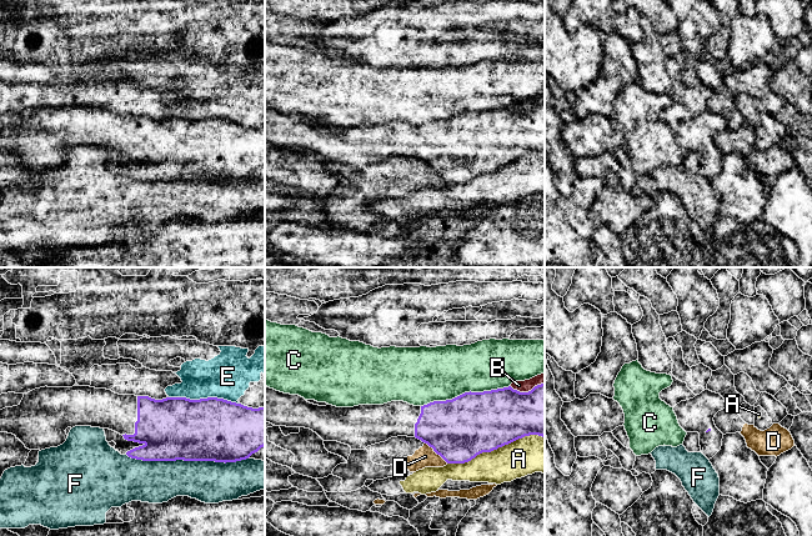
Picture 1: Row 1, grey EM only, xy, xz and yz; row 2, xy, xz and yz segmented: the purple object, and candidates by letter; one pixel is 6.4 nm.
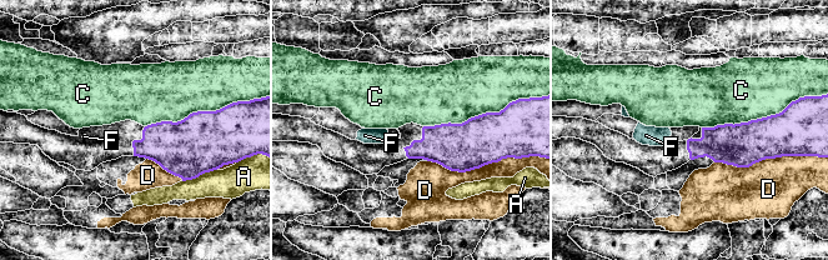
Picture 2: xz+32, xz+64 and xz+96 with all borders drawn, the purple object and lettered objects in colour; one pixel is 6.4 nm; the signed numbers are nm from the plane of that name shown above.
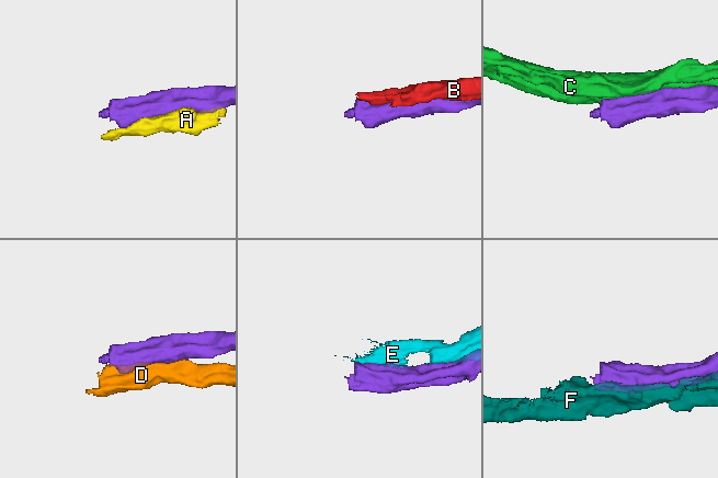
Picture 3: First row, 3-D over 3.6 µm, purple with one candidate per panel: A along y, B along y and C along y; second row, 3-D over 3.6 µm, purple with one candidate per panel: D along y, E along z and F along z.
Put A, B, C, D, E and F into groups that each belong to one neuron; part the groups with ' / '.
A / B / C / D / E / F

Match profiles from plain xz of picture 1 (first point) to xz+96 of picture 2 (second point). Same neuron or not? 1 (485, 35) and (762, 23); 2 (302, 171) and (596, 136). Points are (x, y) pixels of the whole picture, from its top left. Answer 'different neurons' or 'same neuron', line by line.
1: same neuron
2: different neurons

